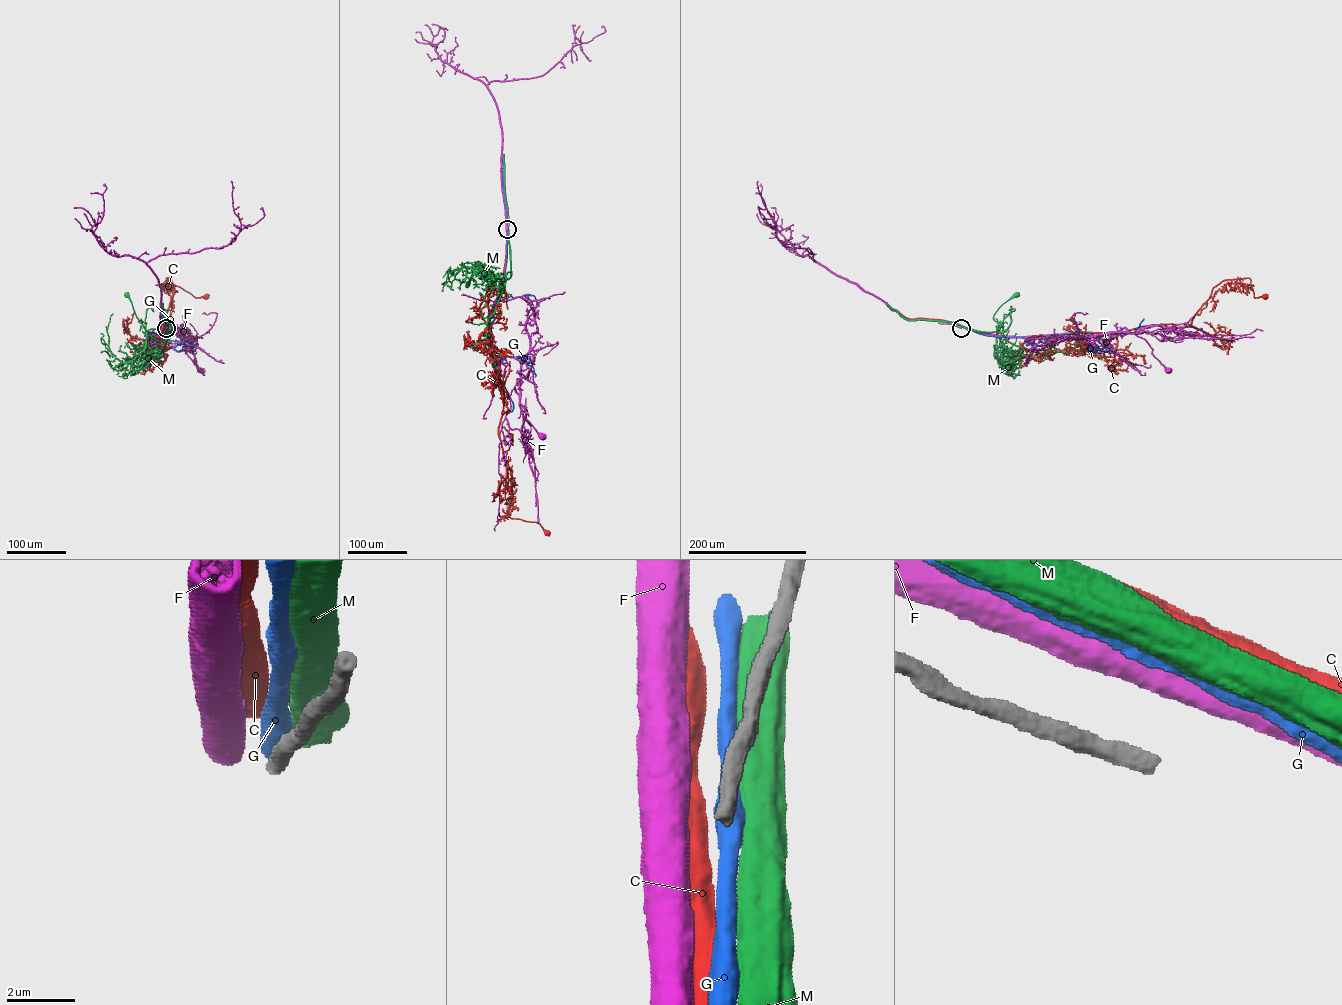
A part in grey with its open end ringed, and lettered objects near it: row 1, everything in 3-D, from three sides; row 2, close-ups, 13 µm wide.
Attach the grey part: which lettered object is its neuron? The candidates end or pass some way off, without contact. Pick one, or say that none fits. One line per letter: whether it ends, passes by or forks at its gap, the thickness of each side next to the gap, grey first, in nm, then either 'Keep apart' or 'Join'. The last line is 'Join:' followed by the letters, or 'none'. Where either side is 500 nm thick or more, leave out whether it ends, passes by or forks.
C: Thickness 440 nm (grey) against 900 nm. Keep apart
F: Thickness 440 nm (grey) against 700 nm. Keep apart
G: It passes by. Thickness 440 nm (grey) against 460 nm. Keep apart
M: Thickness 440 nm (grey) against 750 nm. Keep apart
Join: none

